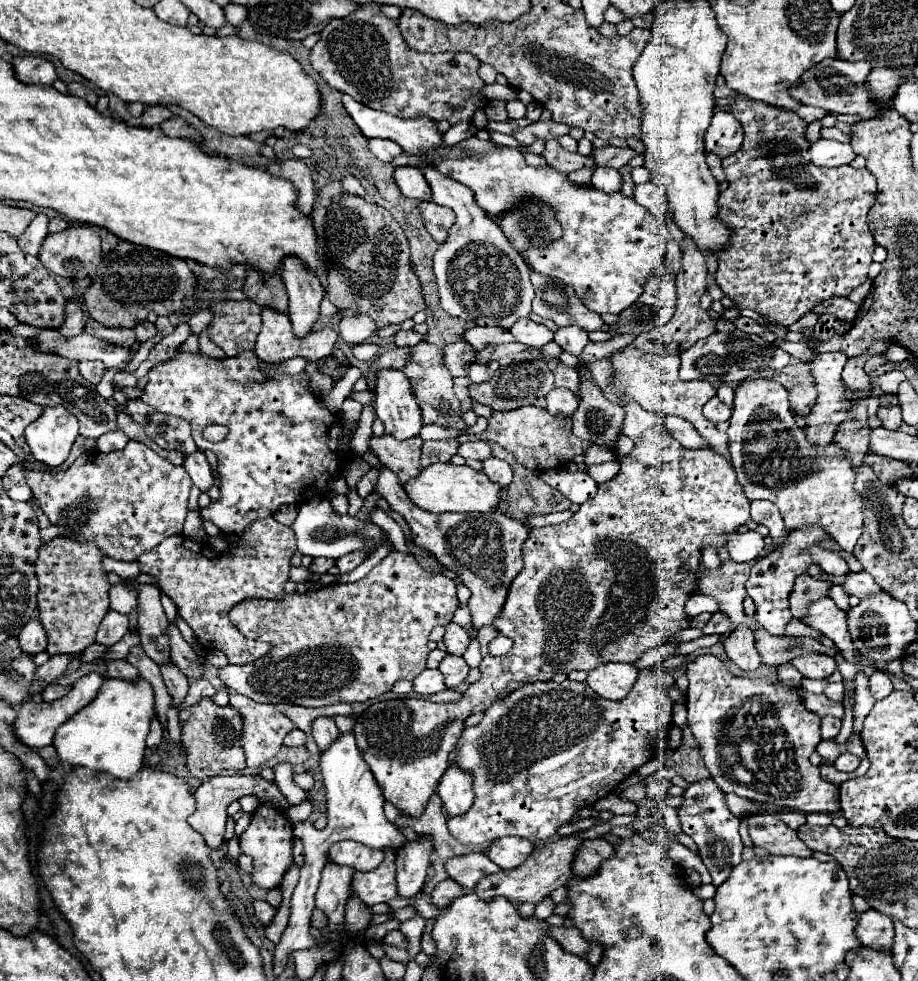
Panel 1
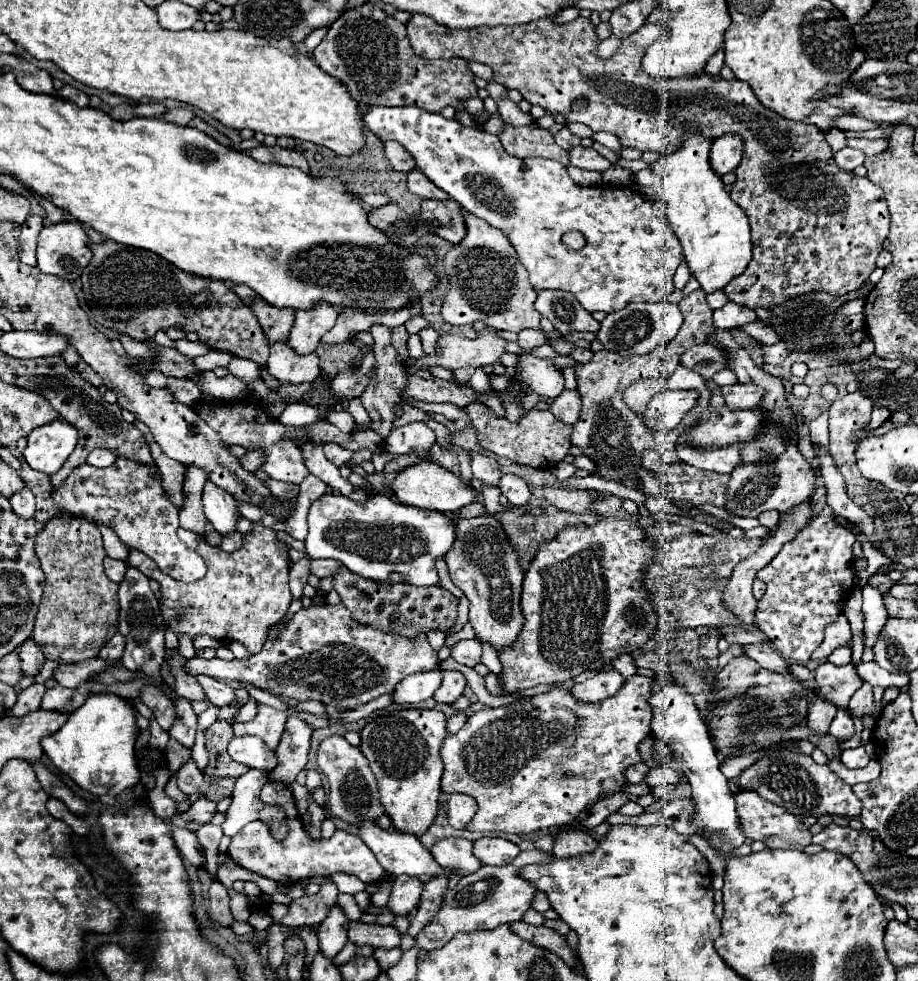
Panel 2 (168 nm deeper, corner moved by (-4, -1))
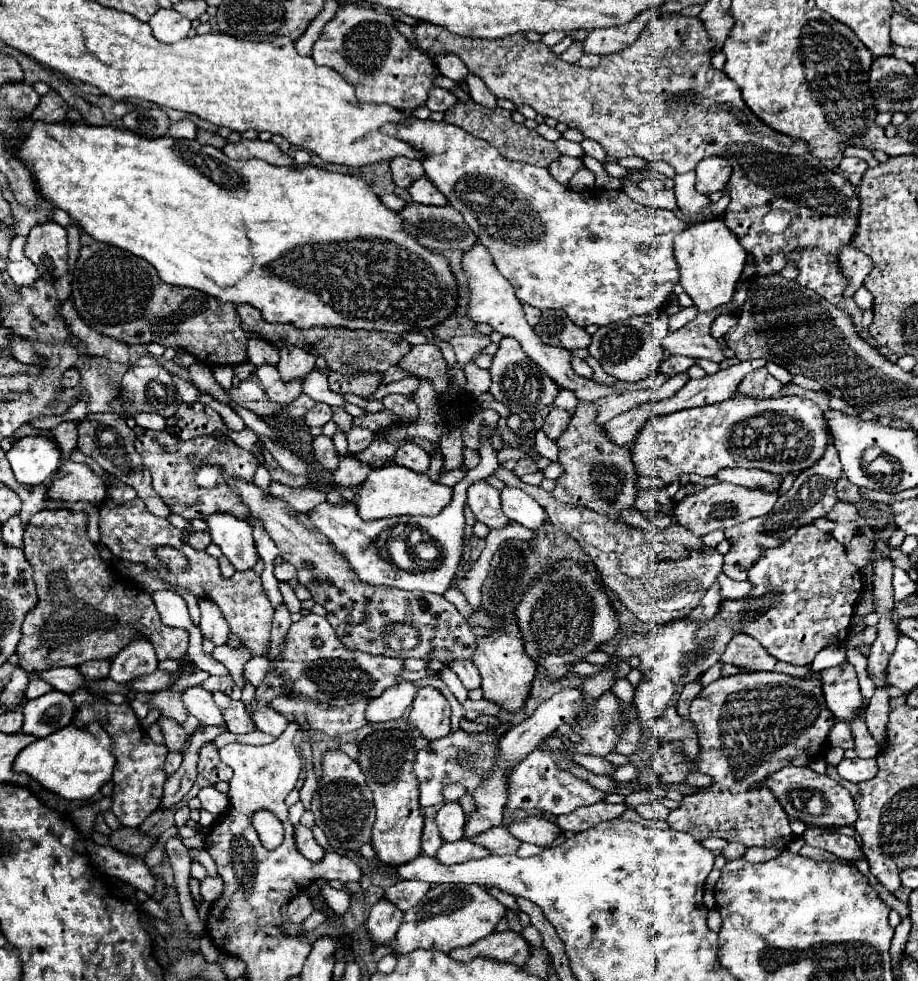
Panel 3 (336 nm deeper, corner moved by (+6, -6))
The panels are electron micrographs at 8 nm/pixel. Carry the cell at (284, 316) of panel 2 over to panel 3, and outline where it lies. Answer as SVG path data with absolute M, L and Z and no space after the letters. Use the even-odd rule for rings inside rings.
M251 335L249 337L249 345L247 345L247 355L249 361L259 367L259 365L277 365L279 361L279 349L273 347L273 343L265 343L265 339L261 339L261 335Z

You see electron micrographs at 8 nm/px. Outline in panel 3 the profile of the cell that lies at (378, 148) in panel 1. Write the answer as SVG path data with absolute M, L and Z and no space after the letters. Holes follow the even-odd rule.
M393 157L389 161L389 167L391 167L393 181L399 187L409 187L415 179L419 179L425 173L421 161L419 159L409 159L409 157Z

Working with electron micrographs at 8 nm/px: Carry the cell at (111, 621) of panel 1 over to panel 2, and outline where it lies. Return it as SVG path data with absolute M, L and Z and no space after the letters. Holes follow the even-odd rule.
M117 632L117 634L103 646L103 650L99 652L99 658L117 662L117 660L121 658L121 654L123 654L123 648L125 648L125 638Z

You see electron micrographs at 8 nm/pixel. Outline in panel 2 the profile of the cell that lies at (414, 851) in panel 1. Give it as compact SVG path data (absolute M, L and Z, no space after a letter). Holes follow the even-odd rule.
M411 876L393 878L393 890L391 890L391 896L387 902L389 912L393 912L395 916L409 914L419 902L421 886L423 886L423 882L417 878L411 878Z

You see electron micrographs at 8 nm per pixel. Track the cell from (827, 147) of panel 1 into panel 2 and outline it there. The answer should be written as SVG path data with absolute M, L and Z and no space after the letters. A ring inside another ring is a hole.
M843 148L843 150L835 152L835 164L847 172L853 172L857 166L863 164L863 160L865 160L865 154L855 148Z

